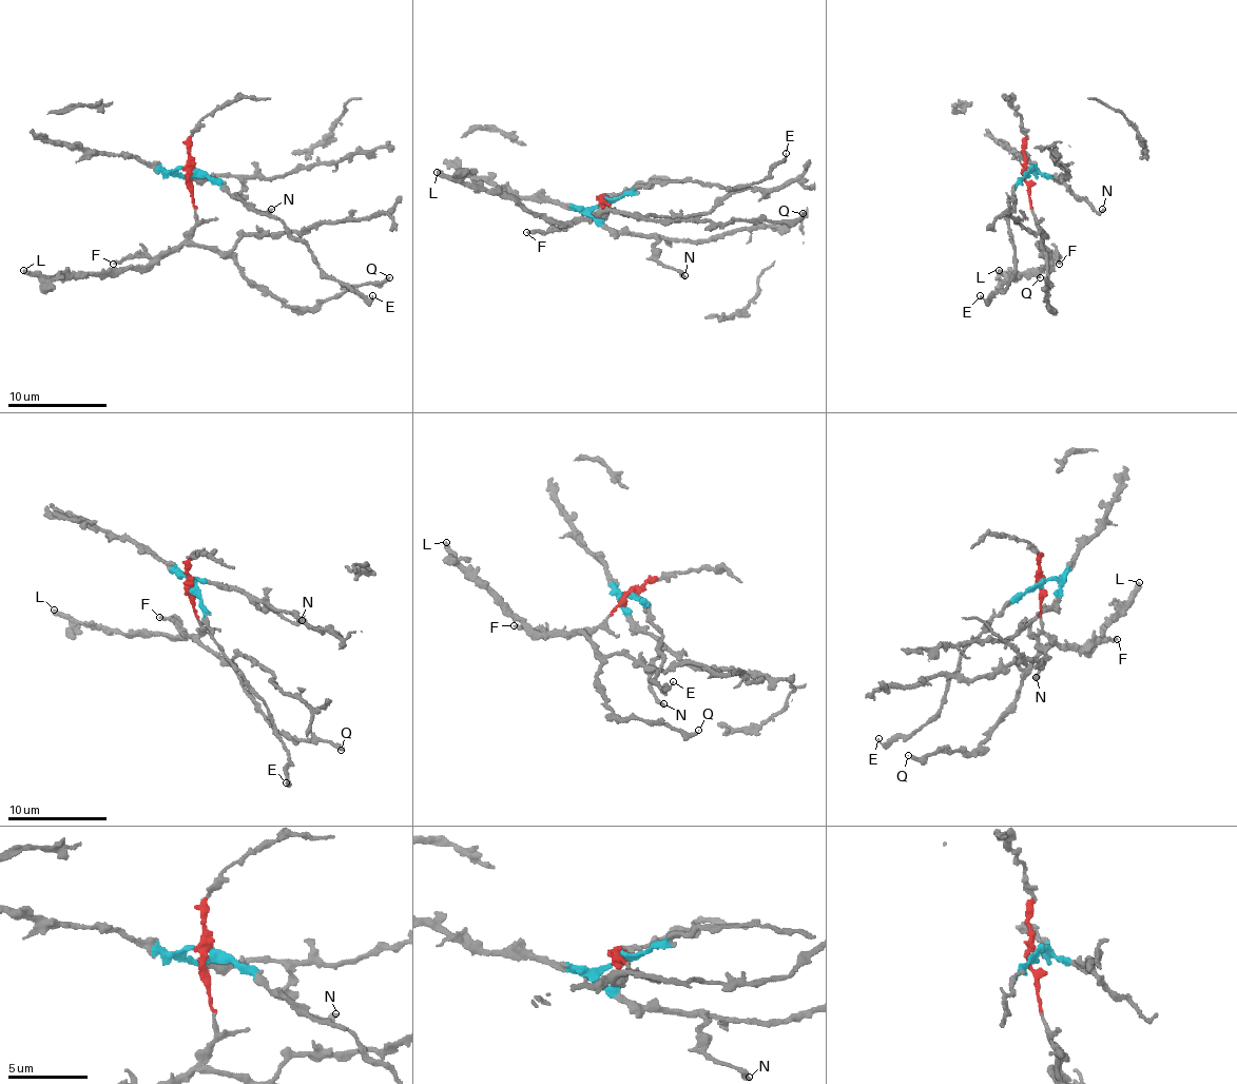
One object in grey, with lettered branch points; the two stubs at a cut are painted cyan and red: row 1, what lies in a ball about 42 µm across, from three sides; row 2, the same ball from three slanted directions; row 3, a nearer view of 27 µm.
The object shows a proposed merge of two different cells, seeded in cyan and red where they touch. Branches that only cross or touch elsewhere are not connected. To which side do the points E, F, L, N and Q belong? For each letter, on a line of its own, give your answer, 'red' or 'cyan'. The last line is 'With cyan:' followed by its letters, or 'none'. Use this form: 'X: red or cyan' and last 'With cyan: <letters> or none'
E: cyan
F: red
L: red
N: cyan
Q: red
With cyan: E, N

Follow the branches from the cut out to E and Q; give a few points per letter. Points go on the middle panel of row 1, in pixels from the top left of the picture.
E: (603, 199), (620, 199), (653, 184), (680, 181), (740, 187), (760, 181), (785, 154)
Q: (603, 199), (609, 207), (605, 216), (603, 214), (631, 211), (648, 218), (730, 224), (795, 221), (803, 214)

